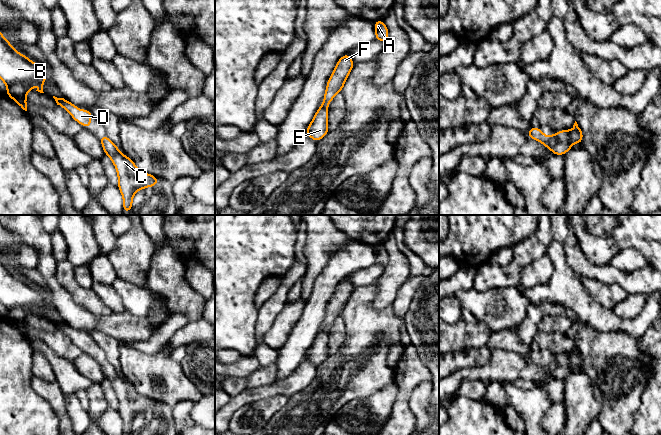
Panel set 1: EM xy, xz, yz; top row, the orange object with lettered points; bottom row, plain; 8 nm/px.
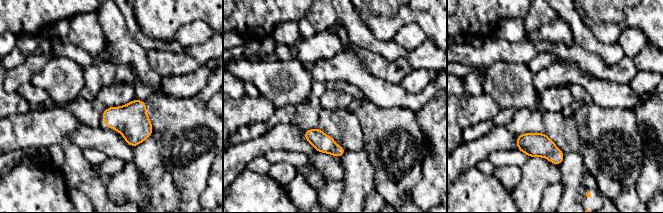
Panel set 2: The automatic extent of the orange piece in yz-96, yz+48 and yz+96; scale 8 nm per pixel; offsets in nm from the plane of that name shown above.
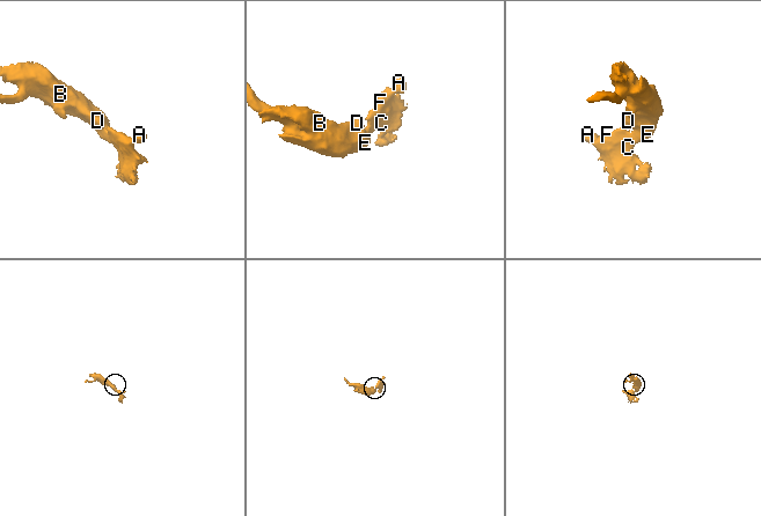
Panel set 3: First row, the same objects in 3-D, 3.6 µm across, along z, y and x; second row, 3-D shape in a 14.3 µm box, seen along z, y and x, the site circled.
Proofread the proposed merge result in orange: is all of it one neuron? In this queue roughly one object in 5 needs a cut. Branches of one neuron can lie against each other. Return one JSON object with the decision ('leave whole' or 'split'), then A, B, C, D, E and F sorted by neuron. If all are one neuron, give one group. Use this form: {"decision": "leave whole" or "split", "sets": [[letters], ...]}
{"decision": "leave whole", "sets": [["A", "B", "C", "D", "E", "F"]]}

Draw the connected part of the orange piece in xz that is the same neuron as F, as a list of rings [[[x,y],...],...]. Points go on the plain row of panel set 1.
[[[347,277],[338,284],[327,306],[323,327],[315,337],[312,346],[308,349],[306,354],[306,359],[314,365],[320,365],[329,356],[328,329],[337,317],[342,316],[345,305],[353,291],[353,284]]]

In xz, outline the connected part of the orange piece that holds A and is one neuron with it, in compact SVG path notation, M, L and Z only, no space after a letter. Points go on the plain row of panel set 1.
M377 244L374 246L375 252L375 263L381 265L383 268L386 267L389 261L388 252L386 251L383 244Z

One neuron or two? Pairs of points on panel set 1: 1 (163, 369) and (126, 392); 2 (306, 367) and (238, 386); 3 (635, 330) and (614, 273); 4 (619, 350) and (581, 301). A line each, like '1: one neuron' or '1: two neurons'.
1: two neurons
2: two neurons
3: two neurons
4: two neurons

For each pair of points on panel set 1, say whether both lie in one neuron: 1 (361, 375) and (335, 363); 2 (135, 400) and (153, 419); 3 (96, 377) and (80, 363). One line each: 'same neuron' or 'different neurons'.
1: same neuron
2: same neuron
3: same neuron

